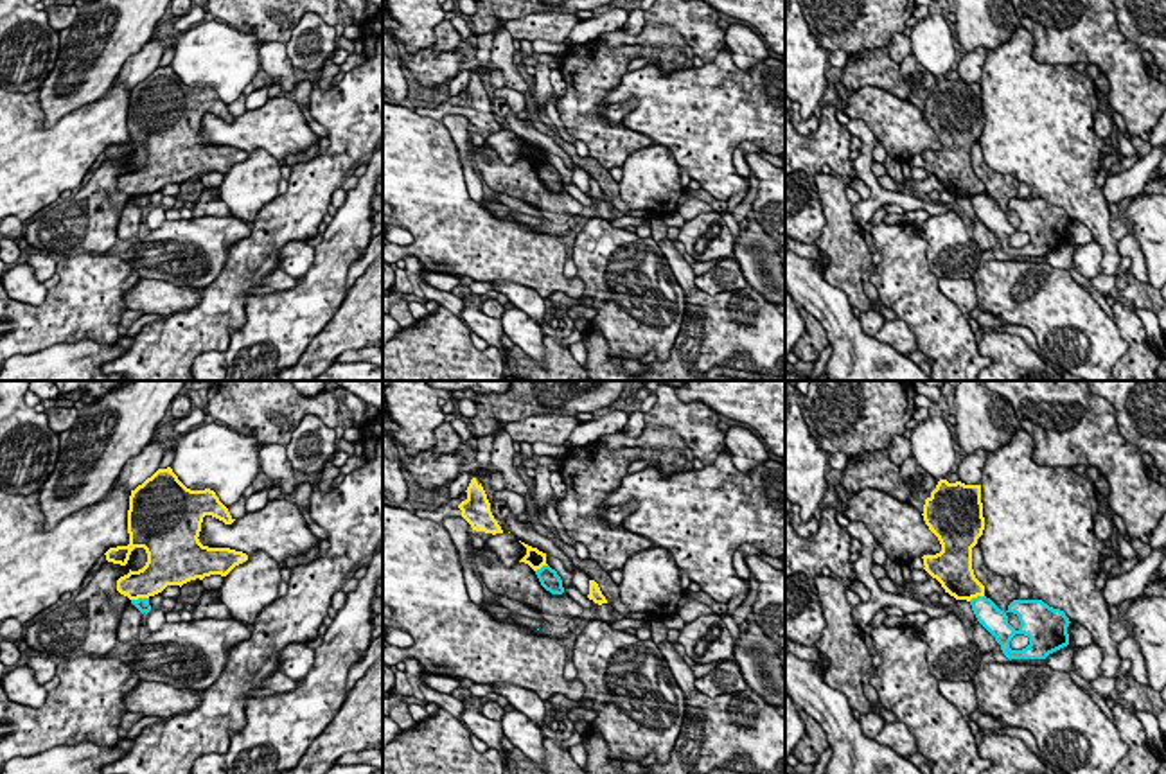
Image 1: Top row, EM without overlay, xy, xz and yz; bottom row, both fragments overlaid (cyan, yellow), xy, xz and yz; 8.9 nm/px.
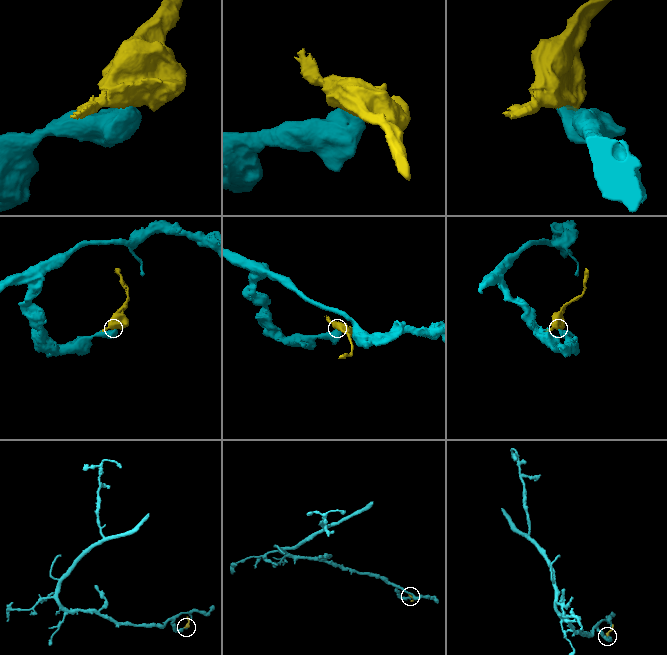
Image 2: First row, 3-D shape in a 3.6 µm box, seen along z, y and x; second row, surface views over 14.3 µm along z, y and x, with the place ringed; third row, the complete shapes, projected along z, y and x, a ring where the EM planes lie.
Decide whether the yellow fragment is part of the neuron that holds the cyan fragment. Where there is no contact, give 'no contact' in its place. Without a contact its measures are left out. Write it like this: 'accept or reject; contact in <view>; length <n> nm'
reject; contact in xy; length 160 nm

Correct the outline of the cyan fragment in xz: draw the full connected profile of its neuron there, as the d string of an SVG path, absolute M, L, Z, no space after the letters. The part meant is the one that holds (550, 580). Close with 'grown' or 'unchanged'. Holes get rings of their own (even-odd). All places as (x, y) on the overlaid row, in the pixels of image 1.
M543 566L541 569L535 571L535 575L537 575L541 585L546 591L550 591L552 594L562 594L564 593L561 576L550 566Z; unchanged

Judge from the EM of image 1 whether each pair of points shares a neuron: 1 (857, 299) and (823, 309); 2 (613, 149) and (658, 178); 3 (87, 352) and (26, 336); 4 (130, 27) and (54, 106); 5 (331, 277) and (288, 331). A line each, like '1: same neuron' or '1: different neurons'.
1: different neurons
2: different neurons
3: different neurons
4: same neuron
5: same neuron

